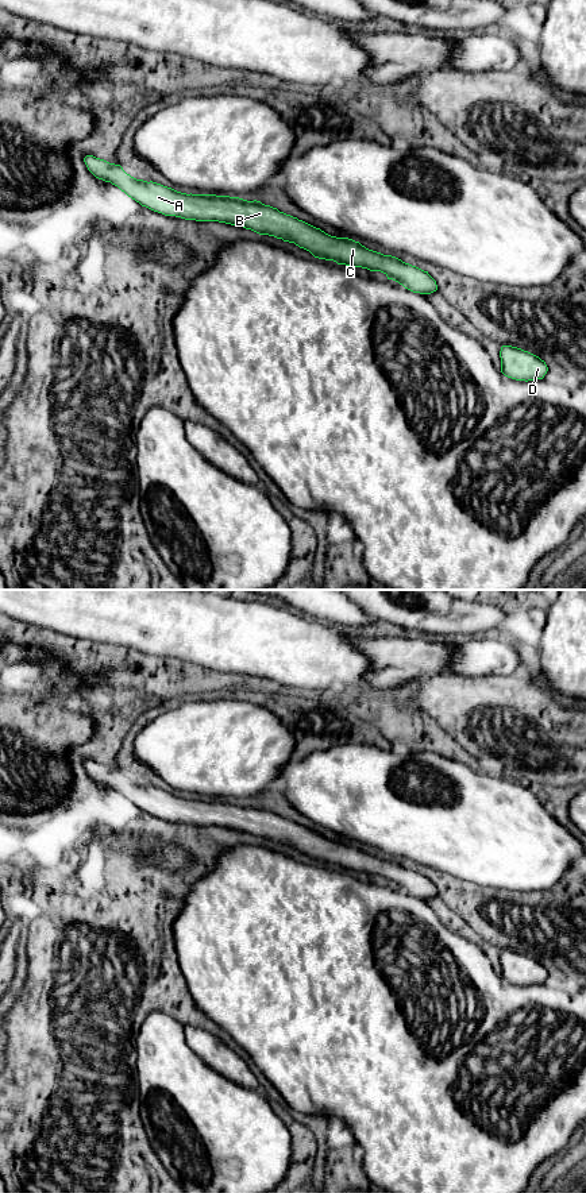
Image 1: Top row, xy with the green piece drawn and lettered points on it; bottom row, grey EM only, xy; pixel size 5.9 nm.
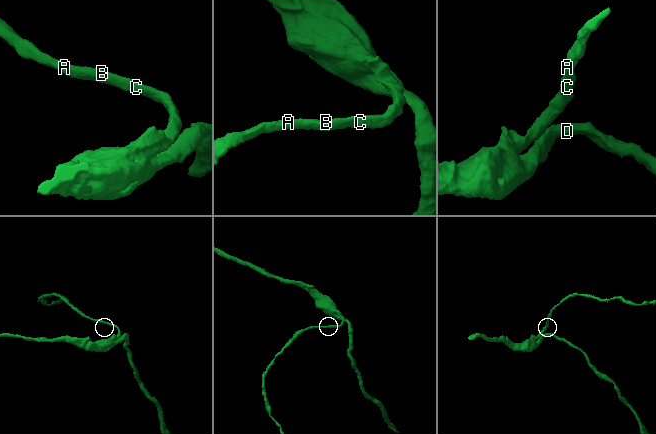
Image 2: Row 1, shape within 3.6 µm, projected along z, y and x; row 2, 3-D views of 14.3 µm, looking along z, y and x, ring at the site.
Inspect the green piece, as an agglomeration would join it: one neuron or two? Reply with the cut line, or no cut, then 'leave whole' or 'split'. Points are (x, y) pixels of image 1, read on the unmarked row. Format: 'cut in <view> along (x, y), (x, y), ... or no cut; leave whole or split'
no cut; leave whole

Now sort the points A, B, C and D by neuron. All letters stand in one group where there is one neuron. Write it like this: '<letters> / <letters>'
A B C D

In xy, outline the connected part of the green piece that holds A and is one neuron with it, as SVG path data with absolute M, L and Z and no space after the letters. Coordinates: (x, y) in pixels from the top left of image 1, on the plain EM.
M86 760L84 767L96 783L111 787L142 811L165 821L239 830L259 839L294 848L319 864L381 876L388 884L413 897L431 899L437 895L436 885L428 876L396 861L369 854L352 843L331 841L261 806L216 799L186 799L153 785L136 784L120 769L93 760Z

